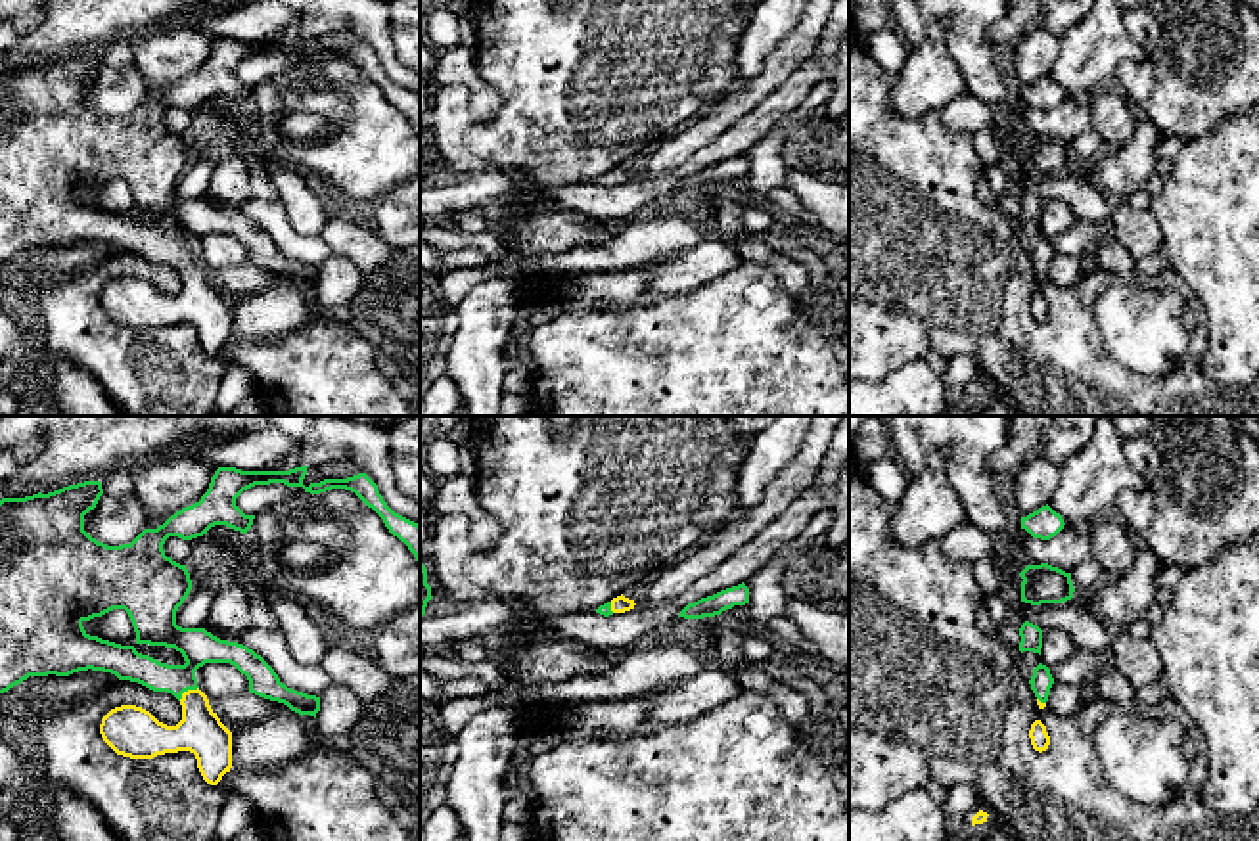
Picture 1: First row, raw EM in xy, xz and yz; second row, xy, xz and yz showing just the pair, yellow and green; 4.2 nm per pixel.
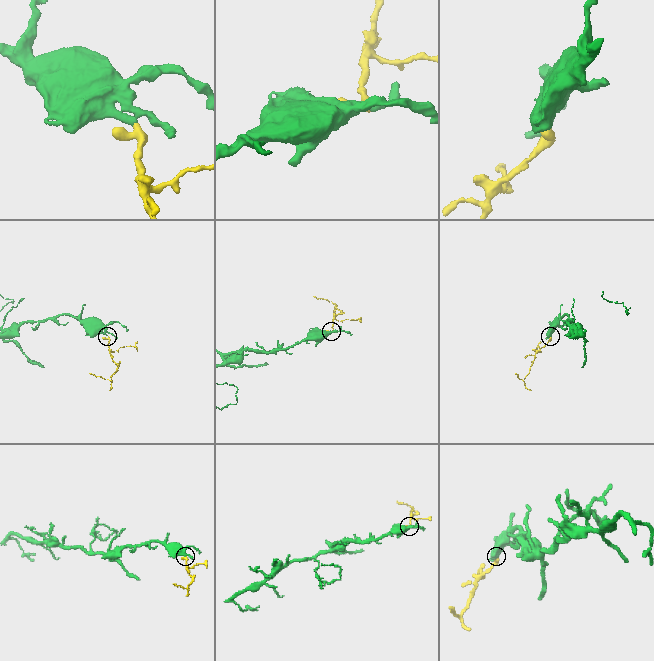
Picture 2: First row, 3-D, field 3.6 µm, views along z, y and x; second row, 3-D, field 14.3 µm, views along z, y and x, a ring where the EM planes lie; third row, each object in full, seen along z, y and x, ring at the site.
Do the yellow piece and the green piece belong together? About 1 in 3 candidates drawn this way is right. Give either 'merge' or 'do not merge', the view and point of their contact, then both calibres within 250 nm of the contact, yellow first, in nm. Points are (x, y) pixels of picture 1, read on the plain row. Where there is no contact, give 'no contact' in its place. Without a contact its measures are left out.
merge; meets yellow in xy at (186, 263); 190 nm thick on the yellow side, 150 nm on the other

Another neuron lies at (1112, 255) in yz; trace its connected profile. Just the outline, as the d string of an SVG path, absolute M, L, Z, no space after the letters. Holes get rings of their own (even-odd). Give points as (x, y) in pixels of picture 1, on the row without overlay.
M1115 238L1104 241L1098 251L1090 257L1090 261L1110 272L1113 278L1133 280L1136 276L1136 259Z

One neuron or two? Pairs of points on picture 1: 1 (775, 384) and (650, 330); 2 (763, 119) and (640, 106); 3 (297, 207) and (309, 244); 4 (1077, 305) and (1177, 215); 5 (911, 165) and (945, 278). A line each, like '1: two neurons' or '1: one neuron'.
1: one neuron
2: two neurons
3: two neurons
4: two neurons
5: one neuron

